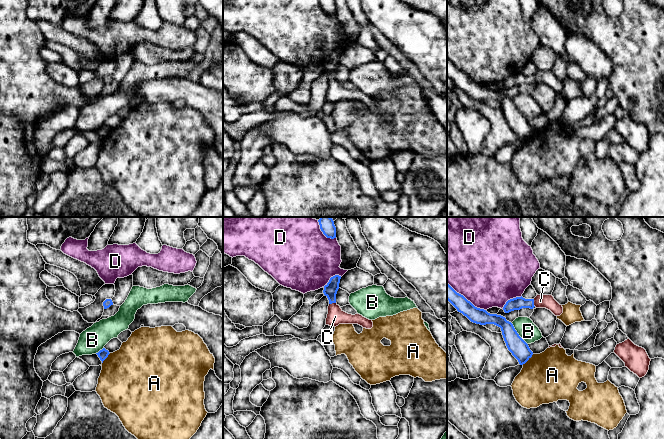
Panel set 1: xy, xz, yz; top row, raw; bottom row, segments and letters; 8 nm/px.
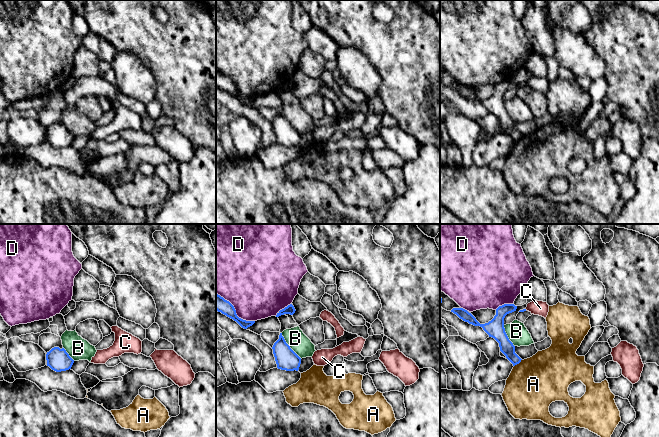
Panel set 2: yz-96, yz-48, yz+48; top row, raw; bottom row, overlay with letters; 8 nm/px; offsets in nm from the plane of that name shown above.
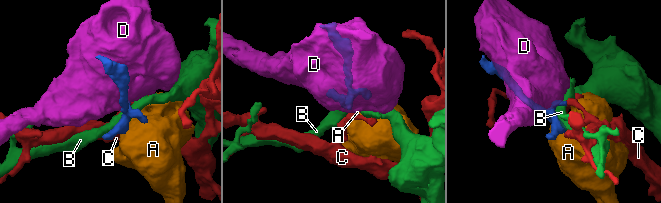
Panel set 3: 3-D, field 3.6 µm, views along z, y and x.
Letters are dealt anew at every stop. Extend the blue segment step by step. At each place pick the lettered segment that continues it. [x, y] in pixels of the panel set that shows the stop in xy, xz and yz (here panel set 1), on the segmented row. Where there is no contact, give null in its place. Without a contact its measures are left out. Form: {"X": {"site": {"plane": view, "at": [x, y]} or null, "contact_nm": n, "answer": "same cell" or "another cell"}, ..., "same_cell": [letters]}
{"A": {"site": {"plane": "yz", "at": [527, 360]}, "contact_nm": 130, "answer": "another cell"}, "B": {"site": {"plane": "yz", "at": [518, 334]}, "contact_nm": 220, "answer": "another cell"}, "C": {"site": {"plane": "yz", "at": [533, 303]}, "contact_nm": 70, "answer": "same cell"}, "D": {"site": {"plane": "yz", "at": [465, 298]}, "contact_nm": 380, "answer": "another cell"}, "same_cell": ["C"]}

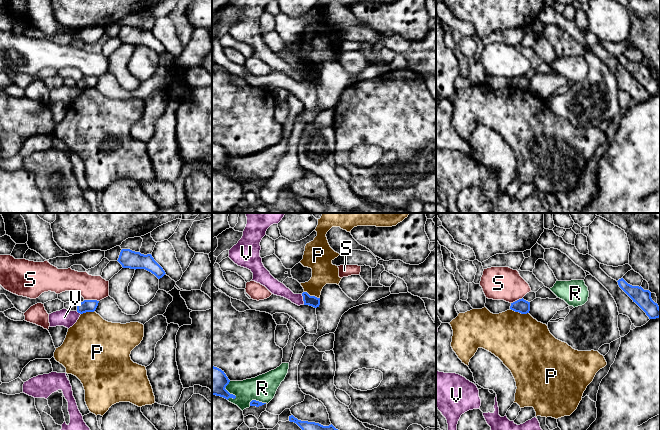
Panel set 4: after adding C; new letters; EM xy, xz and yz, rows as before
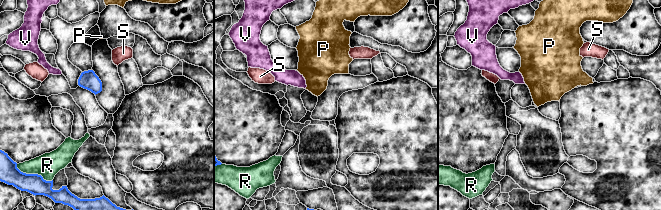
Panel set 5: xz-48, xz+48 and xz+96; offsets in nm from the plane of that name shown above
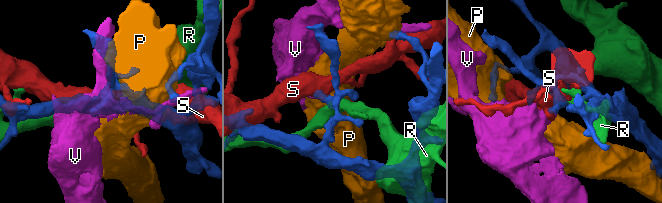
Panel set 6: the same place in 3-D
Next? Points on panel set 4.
{"P": {"site": {"plane": "yz", "at": [519, 312]}, "contact_nm": 160, "answer": "another cell"}, "R": {"site": {"plane": "xz", "at": [227, 391]}, "contact_nm": 160, "answer": "another cell"}, "S": {"site": {"plane": "xy", "at": [91, 300]}, "contact_nm": 120, "answer": "another cell"}, "V": {"site": {"plane": "xz", "at": [303, 299]}, "contact_nm": 90, "answer": "another cell"}, "same_cell": []}

